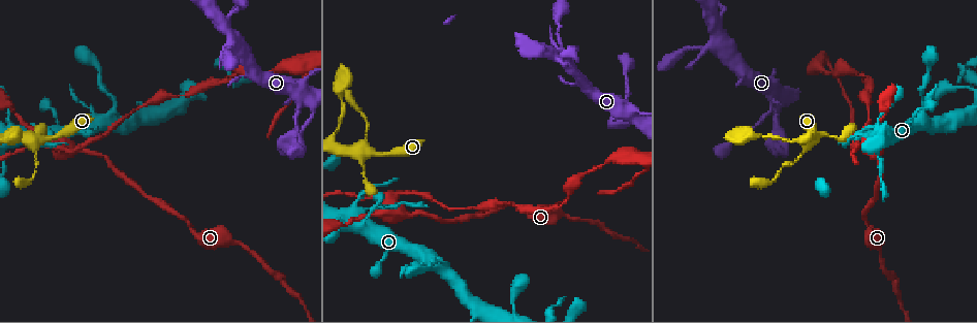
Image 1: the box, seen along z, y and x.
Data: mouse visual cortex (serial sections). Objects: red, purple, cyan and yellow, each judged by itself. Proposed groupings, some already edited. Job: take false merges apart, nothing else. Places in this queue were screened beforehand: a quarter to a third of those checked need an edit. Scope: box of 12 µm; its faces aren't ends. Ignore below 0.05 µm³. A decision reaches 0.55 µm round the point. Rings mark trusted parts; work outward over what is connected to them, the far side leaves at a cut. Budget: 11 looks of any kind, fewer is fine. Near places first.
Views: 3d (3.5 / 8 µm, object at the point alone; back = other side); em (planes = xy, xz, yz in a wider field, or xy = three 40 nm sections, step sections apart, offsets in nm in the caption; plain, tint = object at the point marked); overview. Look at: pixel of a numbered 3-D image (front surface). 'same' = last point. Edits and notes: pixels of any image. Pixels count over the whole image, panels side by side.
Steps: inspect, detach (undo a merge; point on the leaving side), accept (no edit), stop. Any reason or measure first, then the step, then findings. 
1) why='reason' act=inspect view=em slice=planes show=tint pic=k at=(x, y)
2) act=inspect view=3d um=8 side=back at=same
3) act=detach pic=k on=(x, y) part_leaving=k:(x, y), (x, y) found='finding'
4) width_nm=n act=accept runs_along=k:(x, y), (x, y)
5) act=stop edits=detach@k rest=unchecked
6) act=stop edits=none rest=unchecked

why='sudden change in width' act=inspect view=3d um=3.5 pic=1 at=(861, 140)

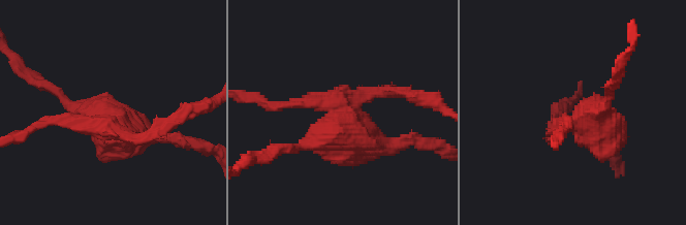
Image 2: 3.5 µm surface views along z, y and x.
arms=4 arm_widths_nm=150,150,150,200 why='now the EM' act=inspect view=em slice=xy step=2 show=tint pic=2 at=(107, 121)

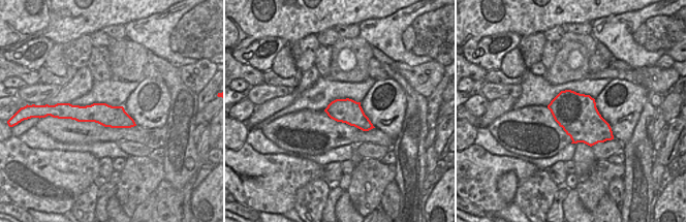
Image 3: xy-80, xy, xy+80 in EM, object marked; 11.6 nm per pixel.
why='cut it another way' act=inspect view=em slice=planes show=tint at=same

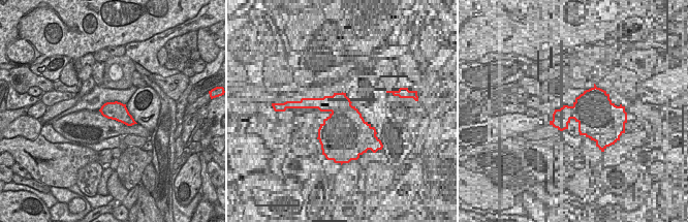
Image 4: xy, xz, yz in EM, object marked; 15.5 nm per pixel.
act=detach pic=2 on=(63, 121) part_leaving=2:(117, 127), (145, 136), (206, 104) found='two cells meet here'

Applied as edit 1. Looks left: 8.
why='thick turns thin' act=inspect view=3d um=3.5 pic=1 at=(798, 156)

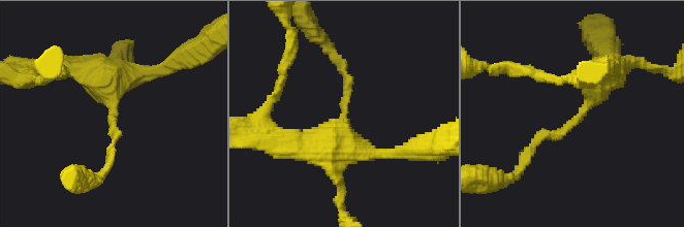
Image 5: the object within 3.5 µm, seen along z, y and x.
arm_widths_nm=100,450 why='now the EM' act=inspect view=em slice=xy step=3 show=tint pic=5 at=(342, 115)

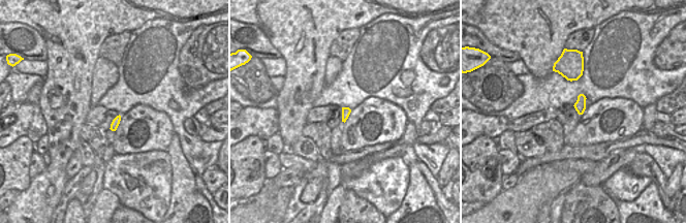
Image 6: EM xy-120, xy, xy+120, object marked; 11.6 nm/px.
act=accept runs_along=5:(123, 73), (111, 73), (111, 158) found='all the same cell'

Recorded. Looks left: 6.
why='sudden change in width' act=inspect view=3d um=3.5 pic=1 at=(235, 44)

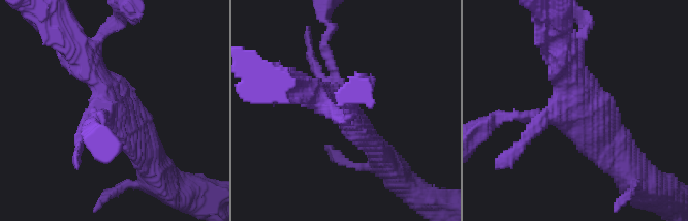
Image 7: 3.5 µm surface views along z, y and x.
why='shape alone is not enough' act=inspect view=em slice=xy step=3 show=tint pic=7 at=(112, 107)

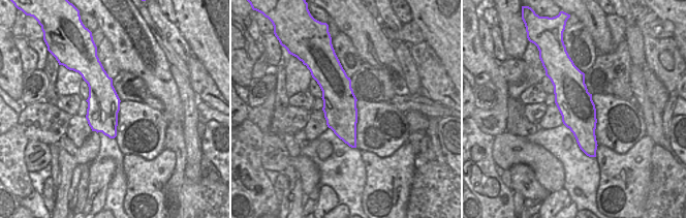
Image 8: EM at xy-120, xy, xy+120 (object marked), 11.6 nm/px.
act=accept runs_along=7:(148, 153), (75, 51) found='all the same cell'

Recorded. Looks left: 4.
why='sudden change in width' act=inspect view=3d um=8 pic=1 at=(304, 81)

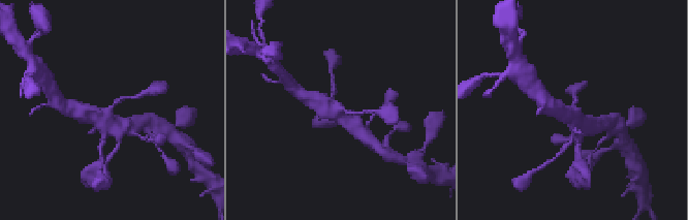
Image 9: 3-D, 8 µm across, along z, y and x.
why='shape alone is not enough' act=inspect view=em slice=planes show=tint pic=9 at=(339, 108)

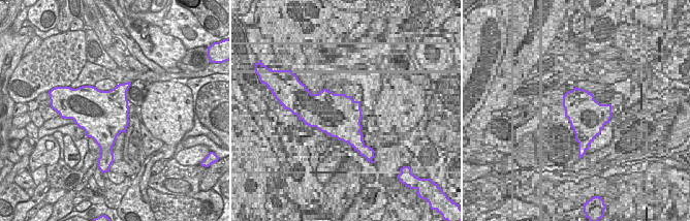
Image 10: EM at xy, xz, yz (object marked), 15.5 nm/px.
act=accept runs_along=9:(81, 112), (101, 119), (127, 97) found='all the same cell'

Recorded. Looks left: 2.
act=stop edits=detach@2 rest=unchecked

